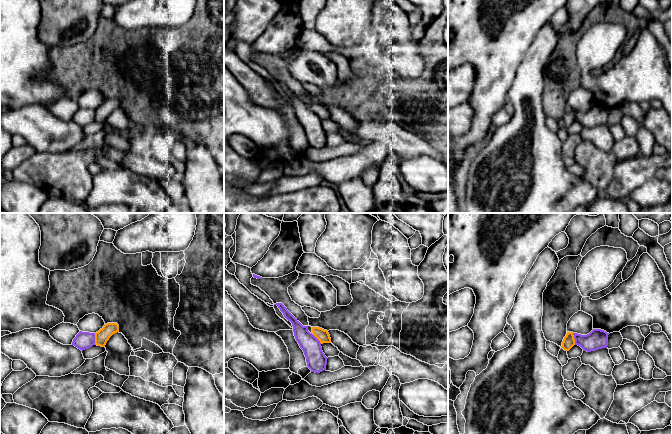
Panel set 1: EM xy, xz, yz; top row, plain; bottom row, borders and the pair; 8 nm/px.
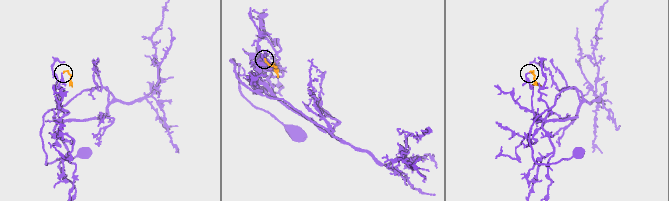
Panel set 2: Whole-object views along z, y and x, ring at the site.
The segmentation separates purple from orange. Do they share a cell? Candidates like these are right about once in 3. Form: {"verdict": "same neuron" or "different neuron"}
{"verdict": "different neuron"}

